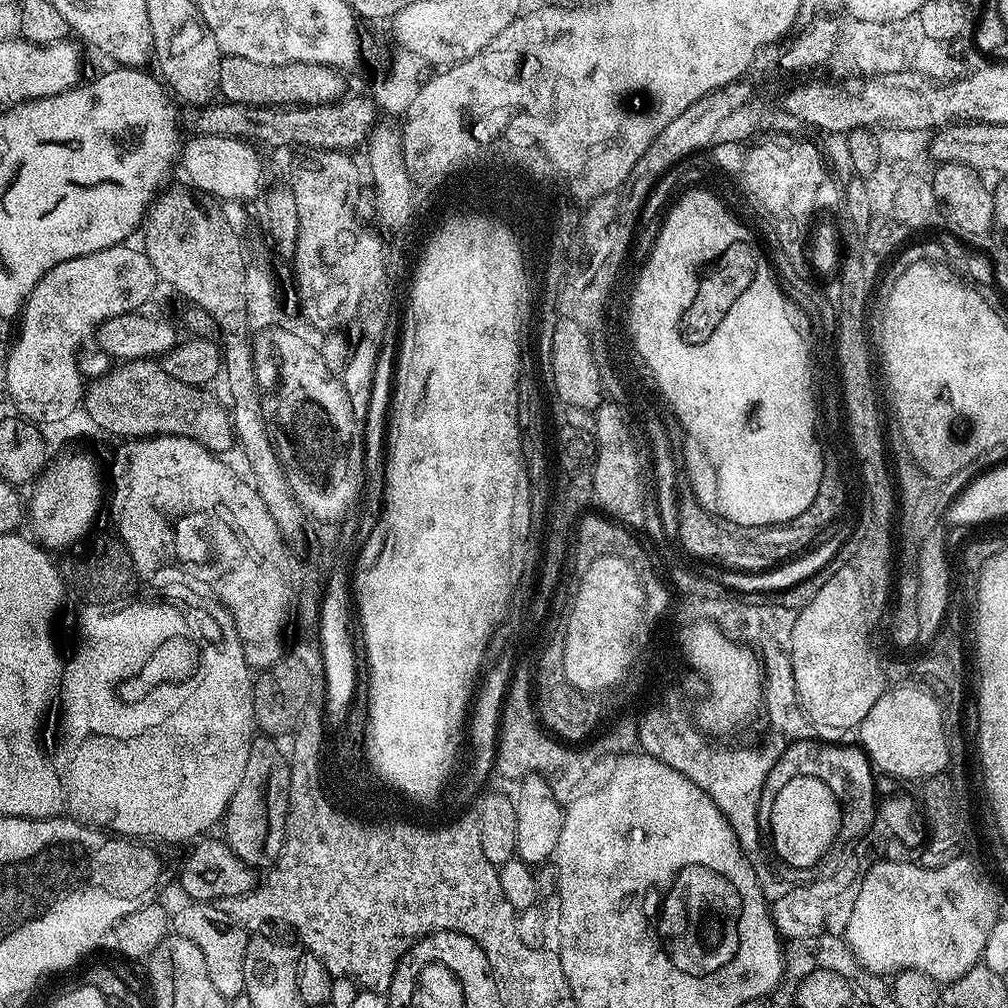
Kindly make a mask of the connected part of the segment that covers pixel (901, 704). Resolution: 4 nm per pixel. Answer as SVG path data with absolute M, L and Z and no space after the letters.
M897 688L890 696L881 695L859 726L859 747L880 772L896 776L900 782L904 782L907 775L935 772L945 760L937 711L937 705L919 692Z

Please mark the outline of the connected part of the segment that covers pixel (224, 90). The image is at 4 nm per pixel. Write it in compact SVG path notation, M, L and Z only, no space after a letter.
M224 56L220 62L219 95L229 104L249 104L259 108L276 106L311 106L313 104L335 104L345 99L344 80L339 71L329 64L259 64L250 58Z

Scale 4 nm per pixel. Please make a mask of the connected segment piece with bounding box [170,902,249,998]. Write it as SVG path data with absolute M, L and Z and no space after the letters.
M191 902L183 907L178 914L170 917L170 928L173 933L186 938L190 942L194 942L194 946L198 946L202 950L202 958L206 962L206 970L210 973L210 982L214 982L214 986L218 989L218 994L222 994L225 998L233 998L243 993L244 959L246 958L249 933L242 926L230 922L230 918L226 918L226 914L222 914L222 910L218 910L215 903Z

